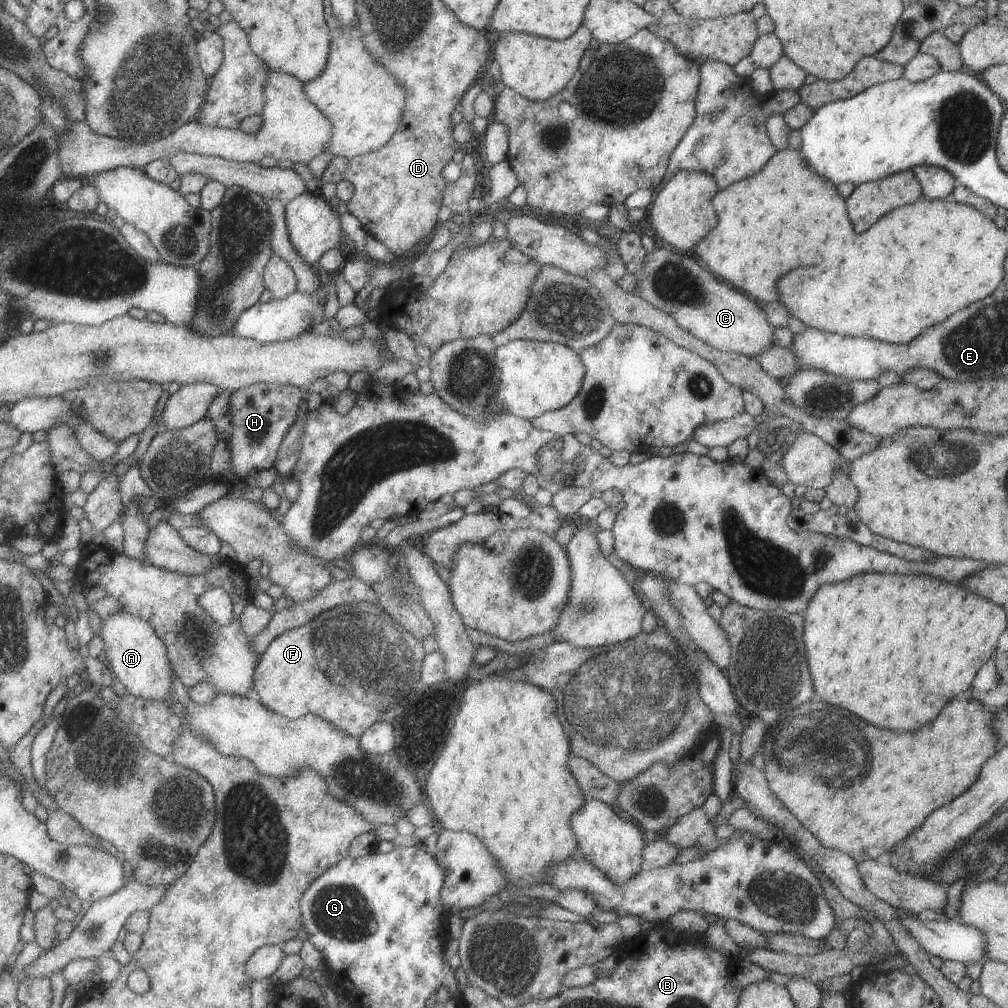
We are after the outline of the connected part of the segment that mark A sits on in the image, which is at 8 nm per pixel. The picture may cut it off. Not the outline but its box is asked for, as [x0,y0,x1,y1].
[97,610,177,708]

